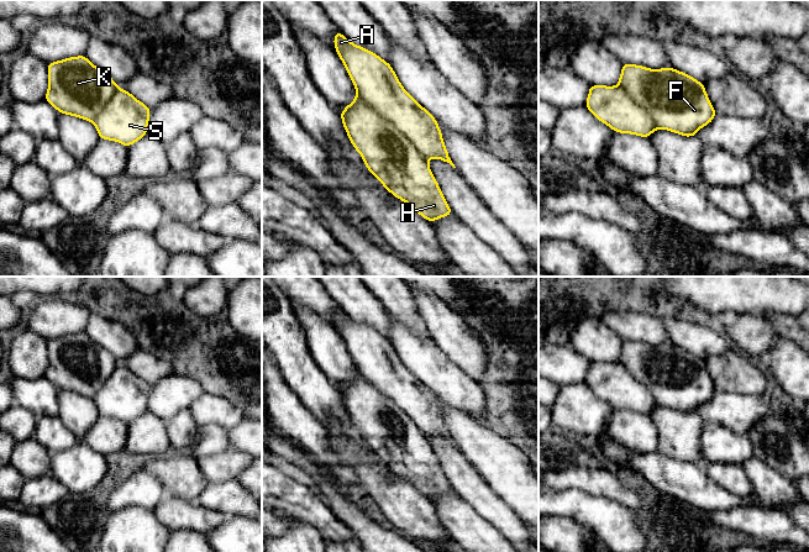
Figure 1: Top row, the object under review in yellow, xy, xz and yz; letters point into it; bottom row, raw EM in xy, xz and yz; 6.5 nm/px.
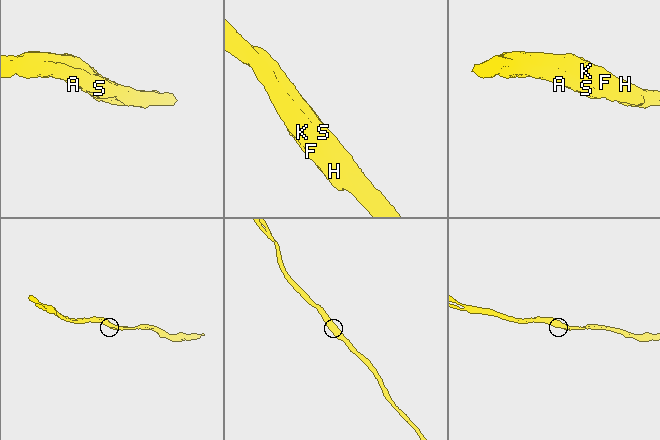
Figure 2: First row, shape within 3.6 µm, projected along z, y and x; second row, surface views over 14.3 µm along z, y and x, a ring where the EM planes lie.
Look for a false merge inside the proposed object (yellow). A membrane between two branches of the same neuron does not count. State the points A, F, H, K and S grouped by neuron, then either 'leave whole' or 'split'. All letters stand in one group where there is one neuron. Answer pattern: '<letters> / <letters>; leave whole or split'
A S / F H K; split

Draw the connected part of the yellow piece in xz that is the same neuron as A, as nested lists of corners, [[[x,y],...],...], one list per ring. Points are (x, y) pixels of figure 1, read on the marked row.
[[[341,31],[333,46],[357,94],[394,125],[426,159],[437,158],[453,168],[438,121],[401,85],[393,67],[372,51],[354,44]]]

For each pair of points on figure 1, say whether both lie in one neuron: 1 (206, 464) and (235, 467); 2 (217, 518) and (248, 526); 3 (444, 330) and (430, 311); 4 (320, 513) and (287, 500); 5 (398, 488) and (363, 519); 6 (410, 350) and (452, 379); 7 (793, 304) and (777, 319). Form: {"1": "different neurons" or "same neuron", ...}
{"1": "same neuron", "2": "different neurons", "3": "same neuron", "4": "same neuron", "5": "different neurons", "6": "same neuron", "7": "different neurons"}

